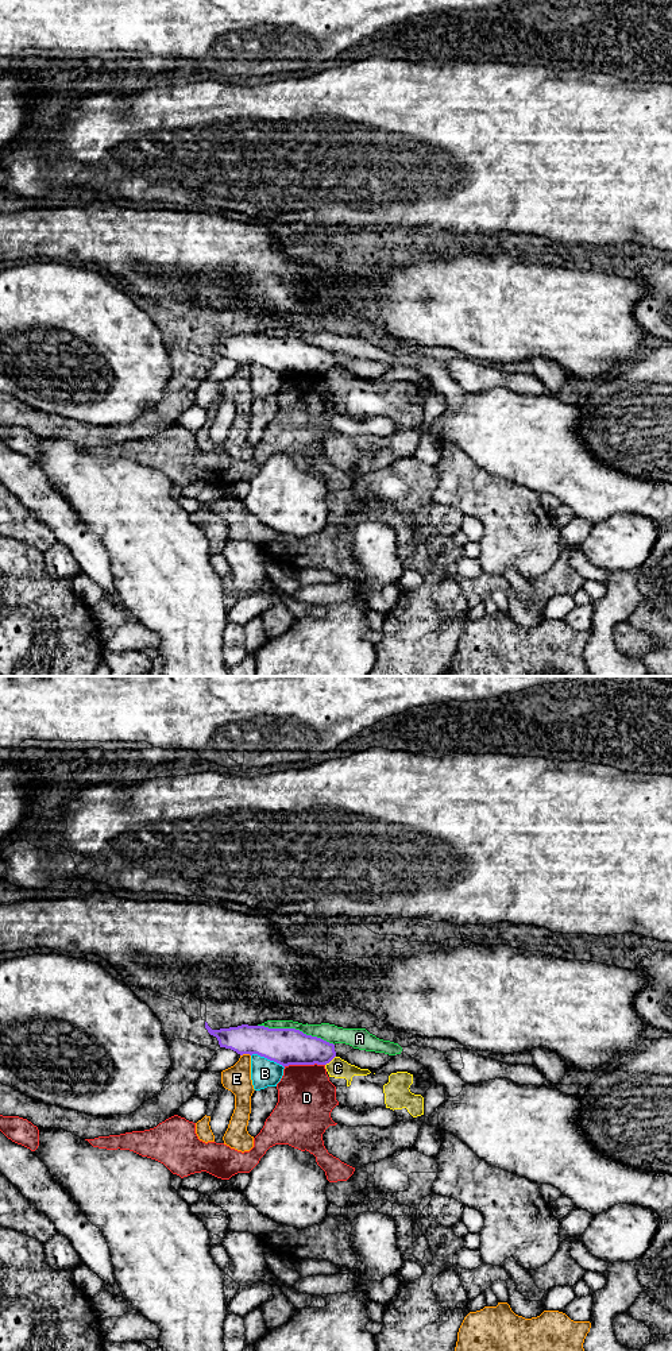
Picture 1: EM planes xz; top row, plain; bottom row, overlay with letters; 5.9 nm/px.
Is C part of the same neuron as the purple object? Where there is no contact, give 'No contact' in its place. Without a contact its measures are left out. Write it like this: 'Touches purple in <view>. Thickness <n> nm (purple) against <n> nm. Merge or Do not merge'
Touches purple in xz. Thickness 220 nm (purple) against 120 nm. Do not merge

